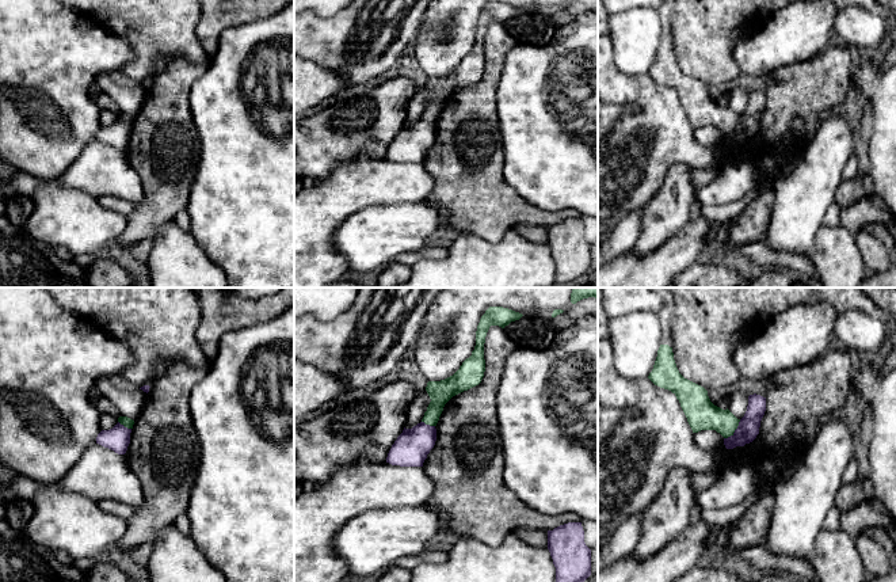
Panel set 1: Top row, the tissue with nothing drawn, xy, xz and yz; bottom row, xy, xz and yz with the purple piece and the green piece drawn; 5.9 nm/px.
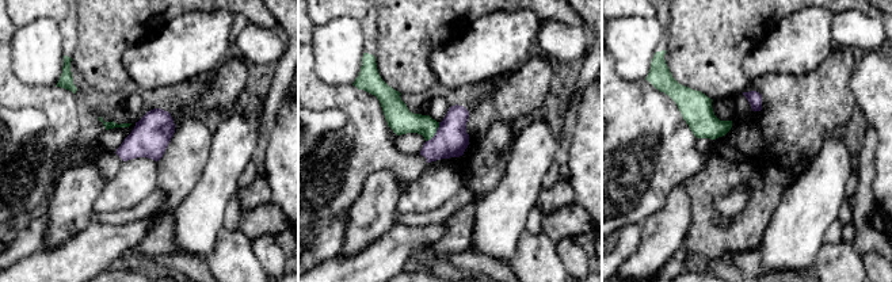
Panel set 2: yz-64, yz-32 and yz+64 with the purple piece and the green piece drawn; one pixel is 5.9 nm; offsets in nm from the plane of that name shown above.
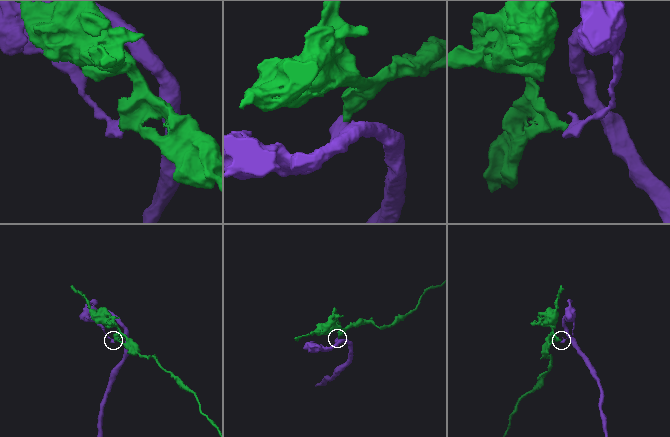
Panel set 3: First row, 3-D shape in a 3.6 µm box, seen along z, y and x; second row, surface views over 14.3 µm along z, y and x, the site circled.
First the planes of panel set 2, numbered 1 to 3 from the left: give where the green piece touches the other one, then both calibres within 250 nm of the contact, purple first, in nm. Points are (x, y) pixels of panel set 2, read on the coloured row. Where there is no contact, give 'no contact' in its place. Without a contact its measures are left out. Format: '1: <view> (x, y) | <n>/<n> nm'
1: no contact
2: yz-32 (435, 133) | 200/160 nm
3: no contact

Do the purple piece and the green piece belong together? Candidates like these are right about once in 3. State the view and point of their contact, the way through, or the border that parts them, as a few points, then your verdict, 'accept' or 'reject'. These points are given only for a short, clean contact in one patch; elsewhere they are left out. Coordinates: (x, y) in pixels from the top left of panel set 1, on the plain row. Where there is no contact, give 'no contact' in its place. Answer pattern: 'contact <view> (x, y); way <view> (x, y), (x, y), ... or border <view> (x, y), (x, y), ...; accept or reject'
contact yz (735, 126); border yz (740, 115), (736, 125), (724, 134); reject

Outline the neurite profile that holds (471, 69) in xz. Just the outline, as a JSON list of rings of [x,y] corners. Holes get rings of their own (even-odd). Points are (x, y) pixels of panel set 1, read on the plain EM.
[[[489,3],[481,12],[476,27],[476,42],[472,52],[466,54],[460,65],[441,77],[428,77],[426,87],[431,95],[422,118],[436,122],[445,100],[455,91],[478,81],[484,73],[485,56],[484,39],[491,22],[504,24],[523,11],[503,3]]]

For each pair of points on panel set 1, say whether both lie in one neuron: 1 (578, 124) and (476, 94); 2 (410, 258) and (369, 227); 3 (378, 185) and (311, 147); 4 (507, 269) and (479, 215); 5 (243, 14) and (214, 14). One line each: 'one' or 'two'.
1: two
2: two
3: two
4: two
5: one

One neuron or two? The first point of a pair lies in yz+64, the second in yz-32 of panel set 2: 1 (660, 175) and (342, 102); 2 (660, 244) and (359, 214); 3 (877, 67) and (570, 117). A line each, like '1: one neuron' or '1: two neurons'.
1: one neuron
2: one neuron
3: two neurons

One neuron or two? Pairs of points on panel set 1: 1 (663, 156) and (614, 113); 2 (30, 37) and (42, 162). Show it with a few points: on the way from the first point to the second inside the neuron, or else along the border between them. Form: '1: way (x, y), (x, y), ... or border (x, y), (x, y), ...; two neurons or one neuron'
1: border (640, 107), (636, 111), (625, 113), (612, 128); two neurons
2: way (37, 71), (75, 109), (76, 141); one neuron

